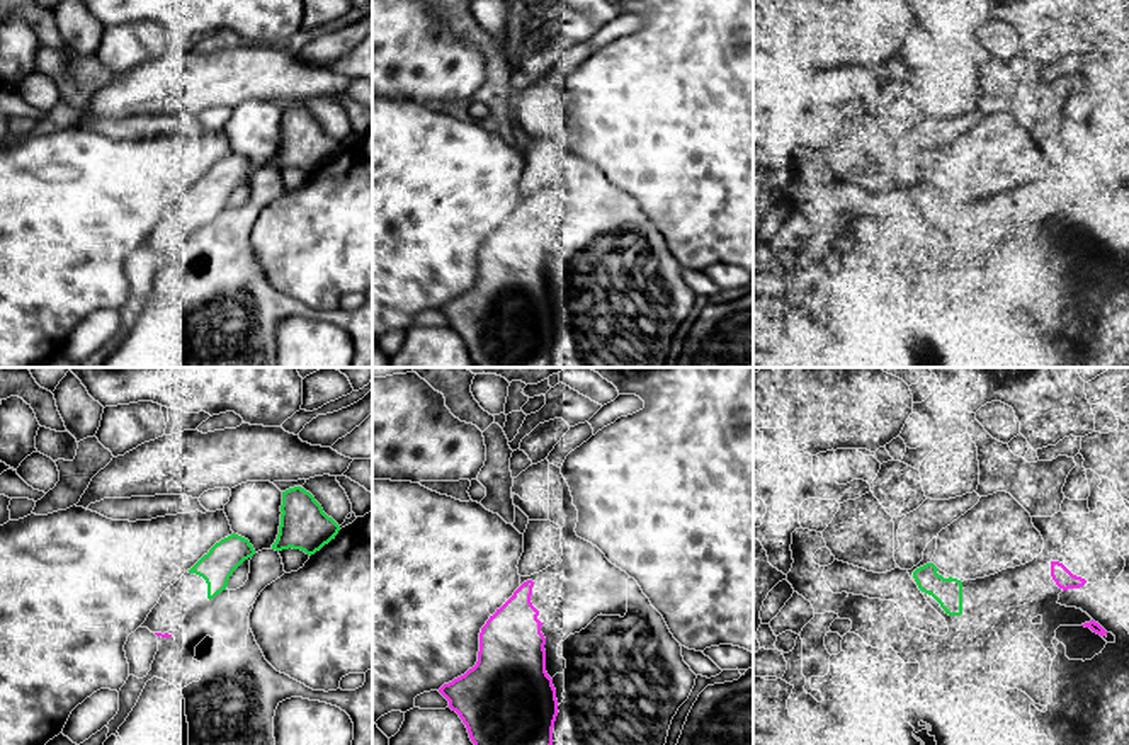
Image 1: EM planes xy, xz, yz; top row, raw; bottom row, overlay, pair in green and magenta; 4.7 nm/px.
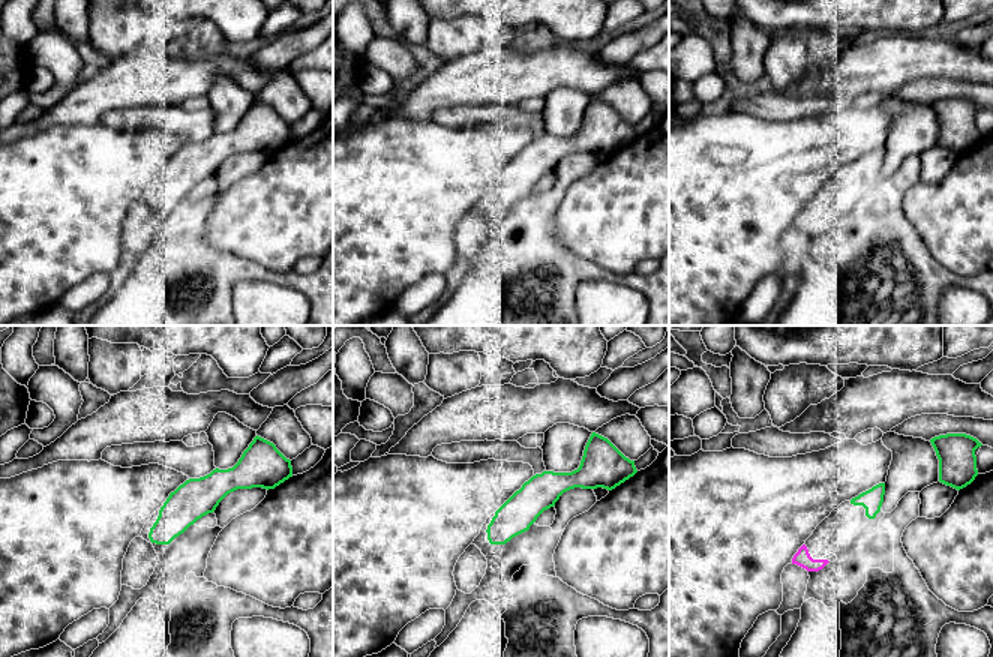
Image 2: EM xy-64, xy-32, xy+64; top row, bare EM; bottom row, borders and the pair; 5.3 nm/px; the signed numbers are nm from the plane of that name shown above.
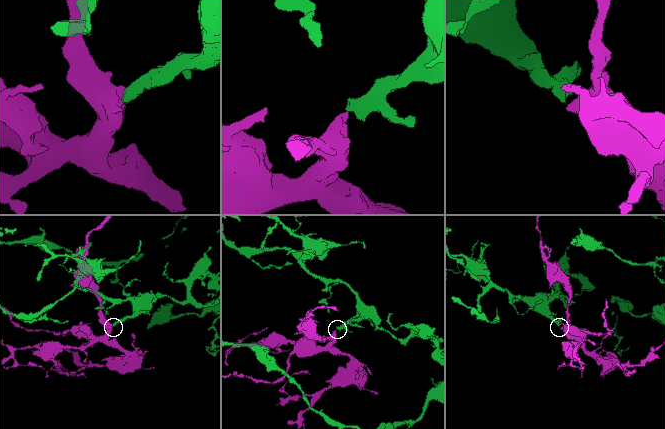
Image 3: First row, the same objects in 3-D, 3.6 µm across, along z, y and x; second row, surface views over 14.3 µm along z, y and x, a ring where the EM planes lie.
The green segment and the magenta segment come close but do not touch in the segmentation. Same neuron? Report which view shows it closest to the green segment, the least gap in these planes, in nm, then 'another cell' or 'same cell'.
view xy; gap 240 nm; same cell

